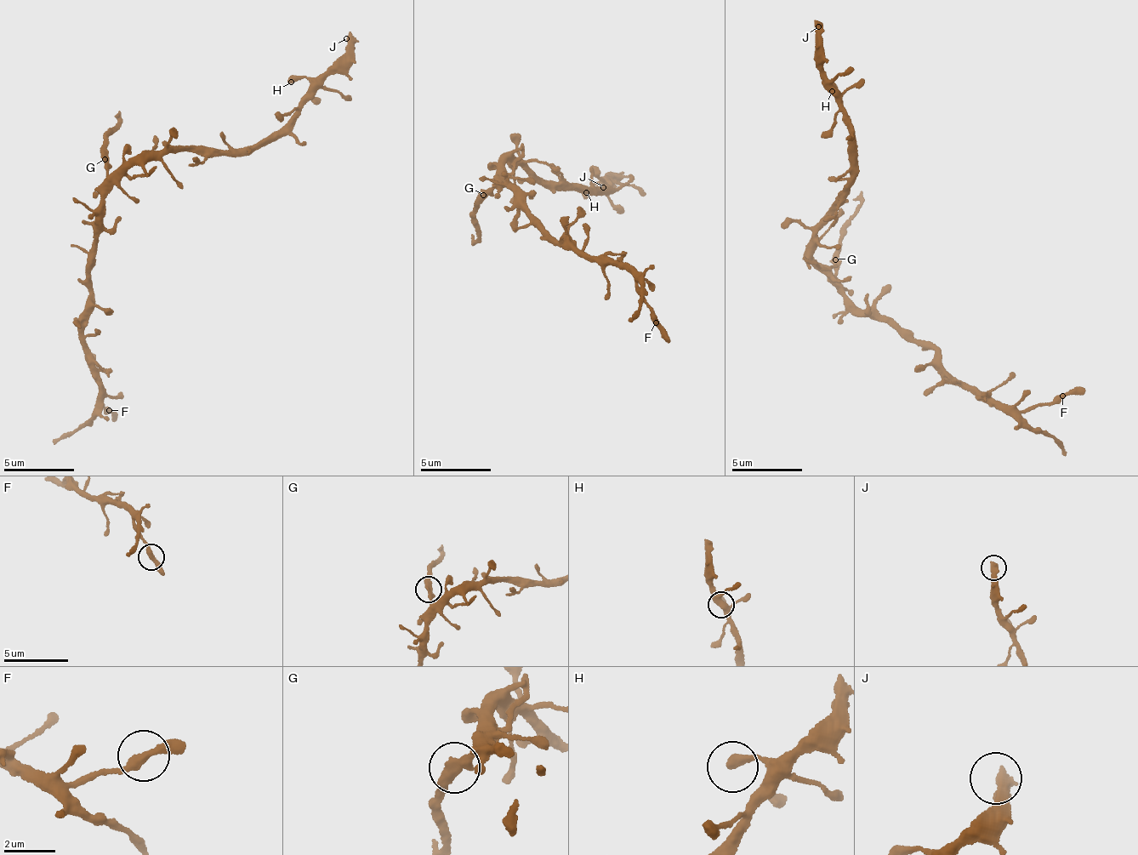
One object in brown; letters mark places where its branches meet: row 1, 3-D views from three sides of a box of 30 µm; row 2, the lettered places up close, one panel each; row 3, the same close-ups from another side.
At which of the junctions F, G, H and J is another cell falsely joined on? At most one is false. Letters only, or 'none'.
G

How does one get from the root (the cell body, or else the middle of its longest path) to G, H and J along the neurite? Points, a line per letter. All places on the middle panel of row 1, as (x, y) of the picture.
G: (504, 172), (485, 195)
H: (504, 172), (507, 159), (525, 162), (543, 179), (595, 194), (607, 188), (605, 190), (600, 182), (586, 192)
J: (504, 172), (507, 159), (525, 162), (543, 179), (595, 194), (607, 189), (603, 182), (613, 177), (603, 187)

